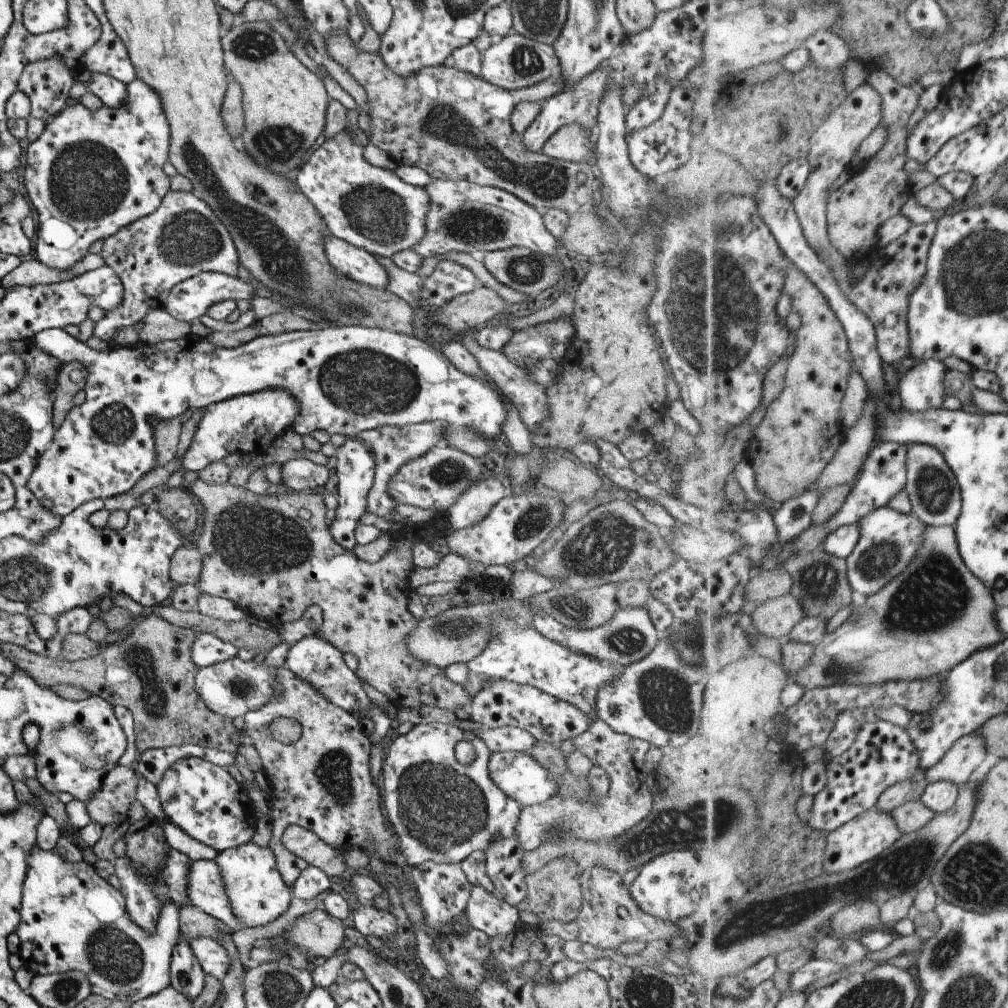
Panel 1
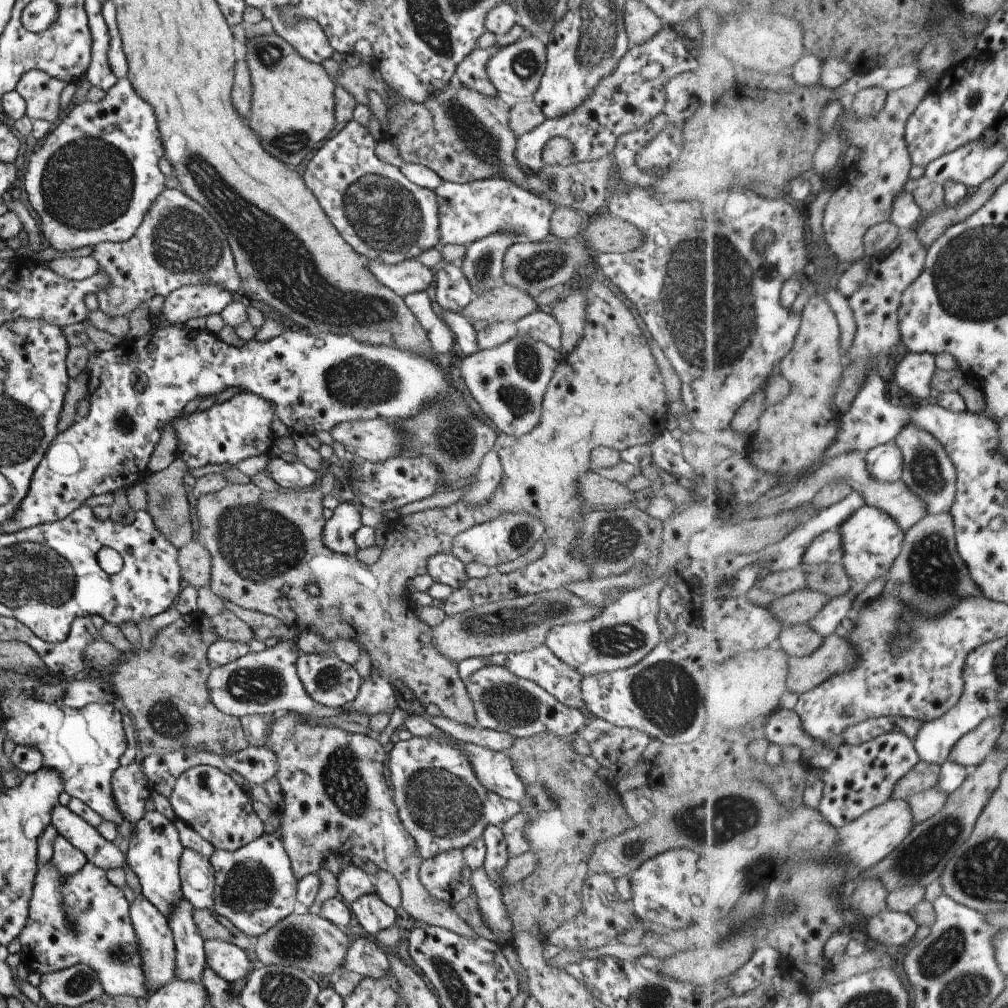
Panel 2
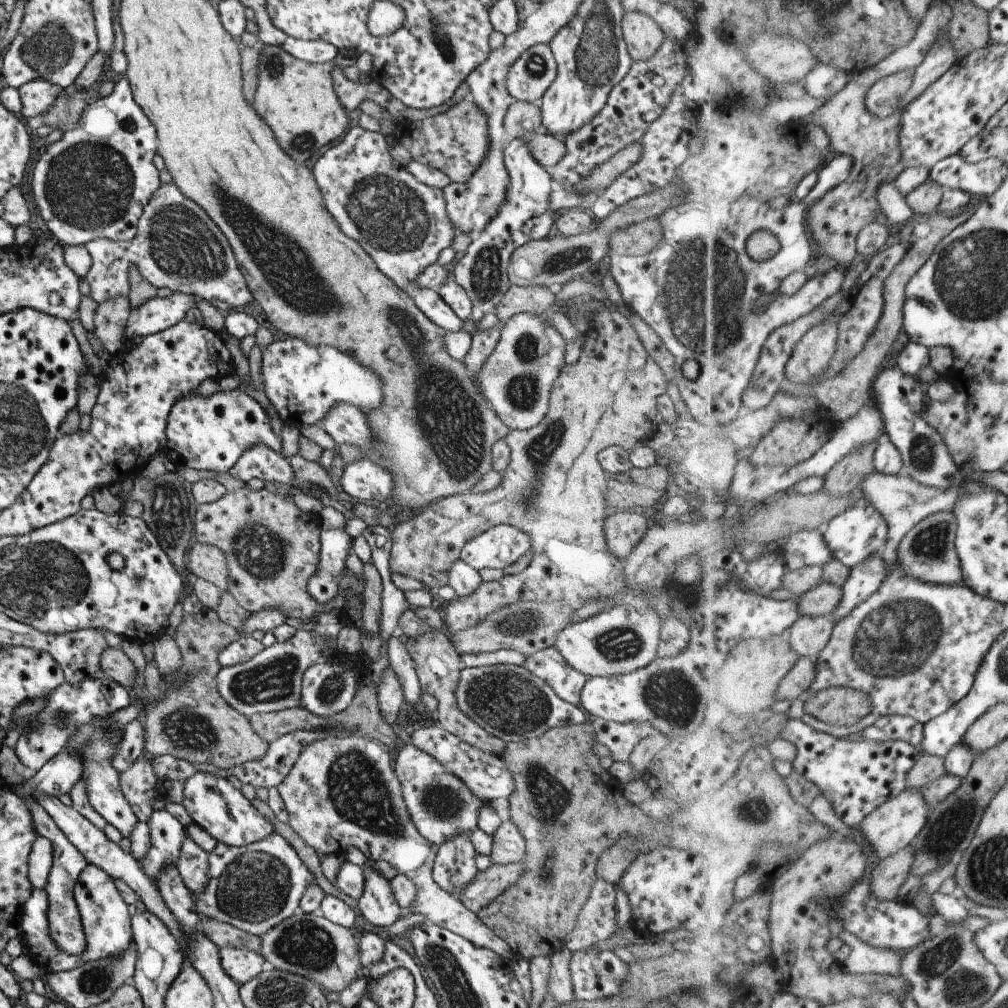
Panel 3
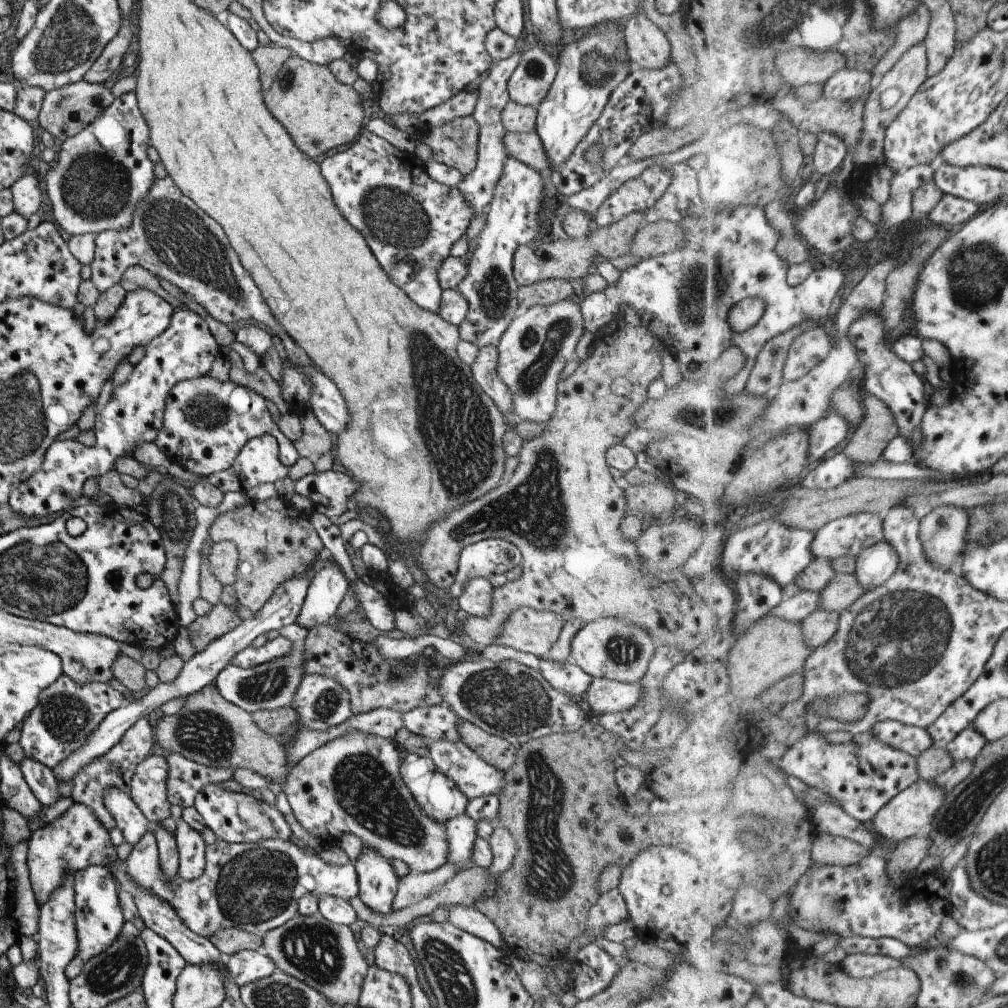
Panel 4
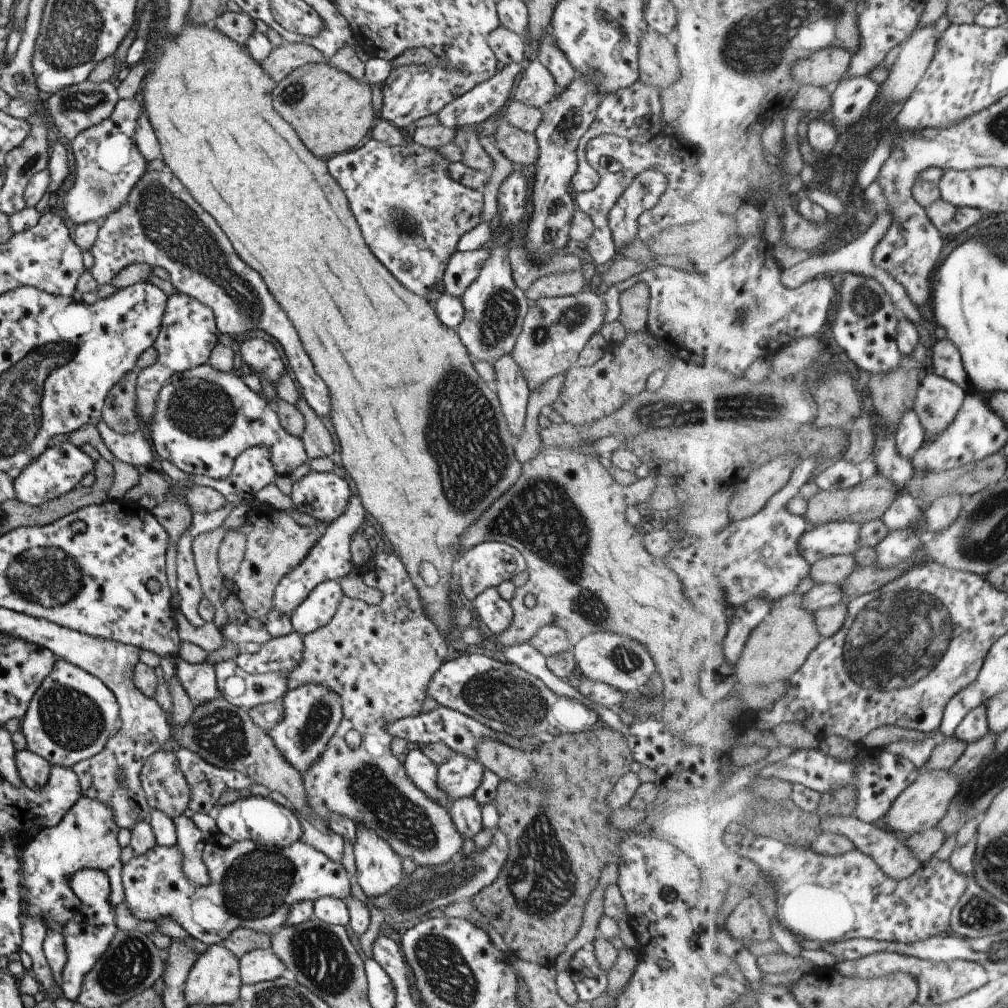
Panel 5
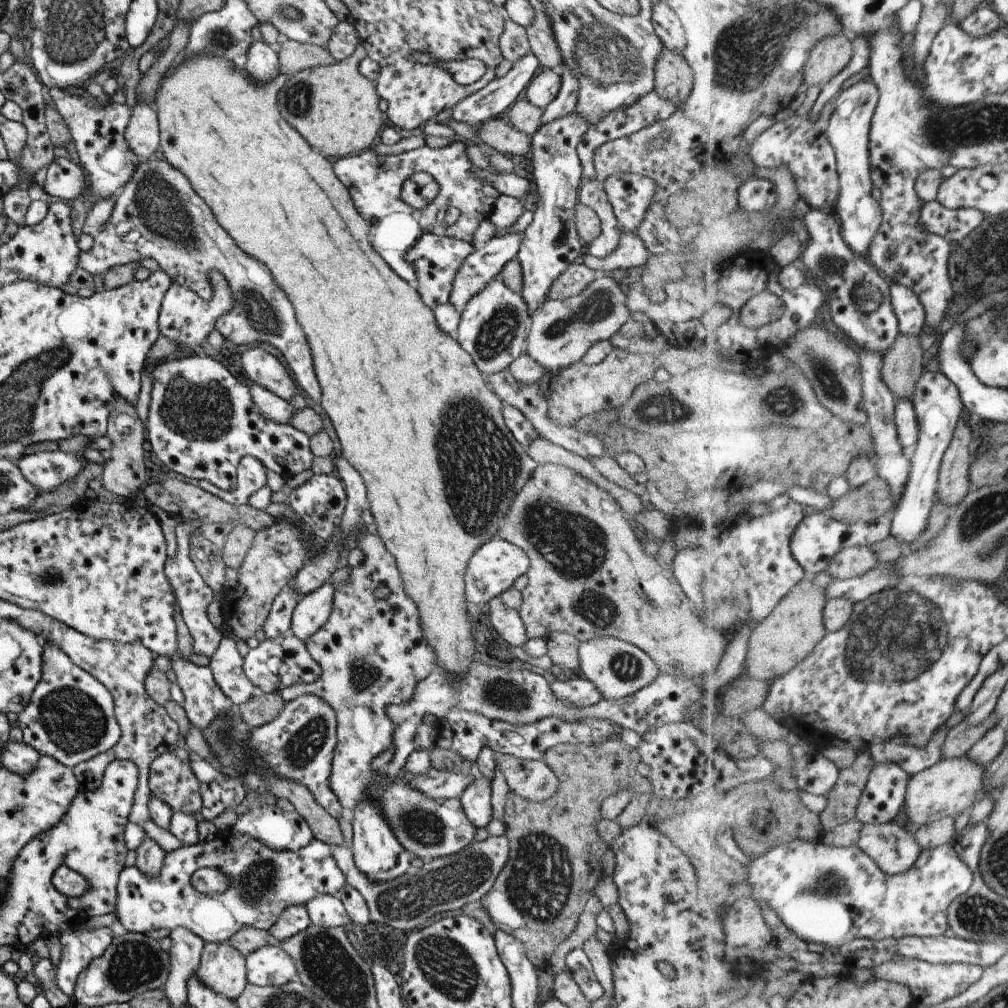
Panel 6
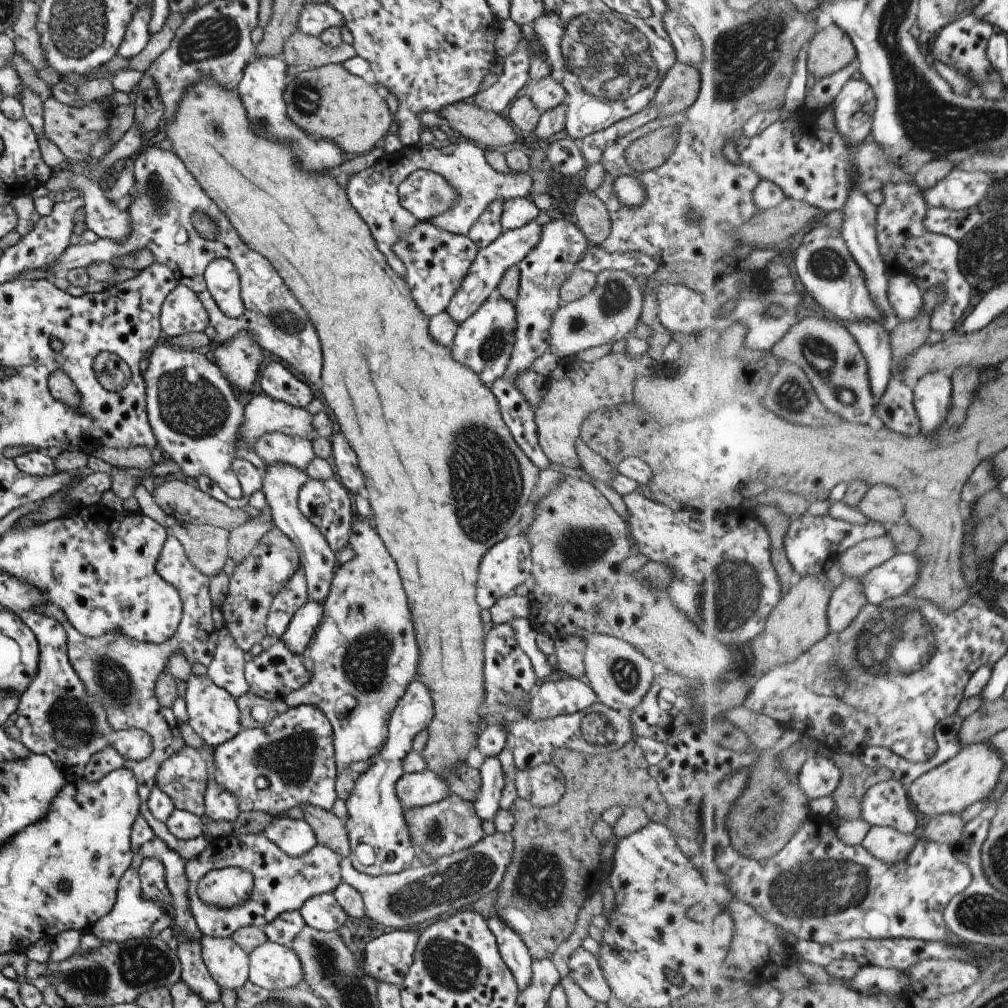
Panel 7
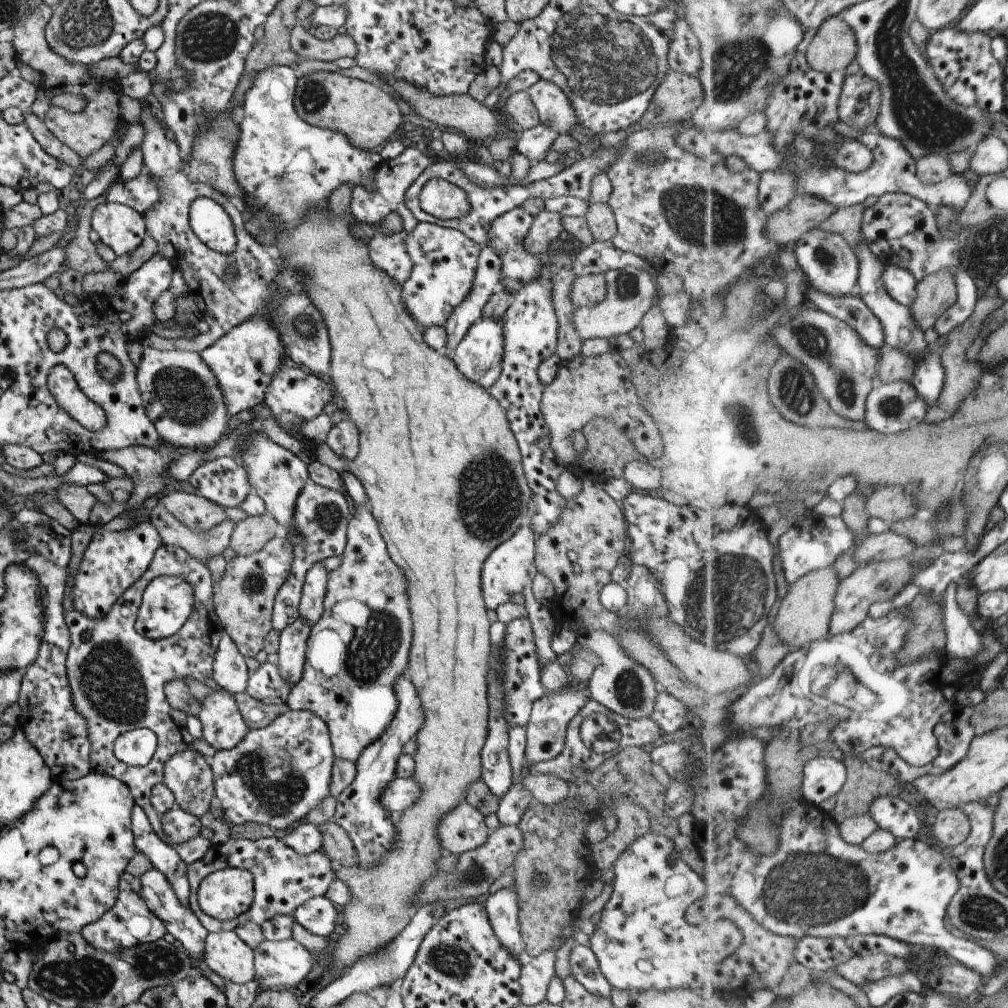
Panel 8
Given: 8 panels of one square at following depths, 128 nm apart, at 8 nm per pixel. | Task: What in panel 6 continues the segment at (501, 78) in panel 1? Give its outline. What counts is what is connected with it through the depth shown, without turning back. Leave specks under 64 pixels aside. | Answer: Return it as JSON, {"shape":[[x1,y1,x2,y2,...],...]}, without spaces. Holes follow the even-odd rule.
{"shape":[[550,69,539,70,526,85,521,98,531,102,540,109,544,109,557,95,560,88,560,79,557,71]]}

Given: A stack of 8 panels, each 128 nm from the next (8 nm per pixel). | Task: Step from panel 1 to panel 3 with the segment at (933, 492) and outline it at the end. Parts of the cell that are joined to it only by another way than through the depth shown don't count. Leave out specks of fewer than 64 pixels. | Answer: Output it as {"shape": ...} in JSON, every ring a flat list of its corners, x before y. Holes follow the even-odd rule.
{"shape":[[897,365,883,369,878,375,873,386,873,397,886,422,886,439,893,442,903,456,903,473,925,487,948,490,955,484,955,476,961,468,950,454,943,436,923,419,922,409,928,401,925,386,917,377,905,375]]}

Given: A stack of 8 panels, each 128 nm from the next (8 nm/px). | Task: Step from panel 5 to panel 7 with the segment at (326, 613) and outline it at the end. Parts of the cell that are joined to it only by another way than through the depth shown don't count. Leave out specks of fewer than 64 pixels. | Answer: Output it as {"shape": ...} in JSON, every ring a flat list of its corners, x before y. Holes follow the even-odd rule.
{"shape":[[307,600,303,606,297,608,287,629,279,638,282,644,288,646,291,653,301,655,309,645,313,634,317,631,323,617,322,604]]}

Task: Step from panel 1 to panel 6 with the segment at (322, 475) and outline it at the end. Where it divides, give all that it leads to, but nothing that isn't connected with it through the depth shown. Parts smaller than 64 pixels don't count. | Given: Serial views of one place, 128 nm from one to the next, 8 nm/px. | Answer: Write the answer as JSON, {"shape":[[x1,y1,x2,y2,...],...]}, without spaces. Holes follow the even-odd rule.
{"shape":[[245,455,239,459,236,466,236,485,231,492,219,490,213,484,209,484,207,480,198,480,198,487,233,506,243,506,243,504,248,504,248,498,253,492,257,492,259,488,266,485,265,472,267,469,259,460]]}

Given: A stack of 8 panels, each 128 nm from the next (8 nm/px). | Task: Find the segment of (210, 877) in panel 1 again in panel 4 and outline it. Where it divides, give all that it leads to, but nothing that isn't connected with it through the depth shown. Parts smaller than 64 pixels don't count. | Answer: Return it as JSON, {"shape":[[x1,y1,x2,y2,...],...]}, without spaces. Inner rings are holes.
{"shape":[[175,819,174,839,178,852,177,874,183,880,193,881,204,871,204,842,183,820]]}

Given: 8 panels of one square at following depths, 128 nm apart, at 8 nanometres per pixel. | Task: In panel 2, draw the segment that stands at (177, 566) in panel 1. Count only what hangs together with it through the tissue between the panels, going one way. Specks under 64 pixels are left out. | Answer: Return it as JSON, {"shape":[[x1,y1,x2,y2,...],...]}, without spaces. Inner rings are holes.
{"shape":[[198,541,187,542,179,549,176,562,183,584,195,588,208,586,210,557]]}

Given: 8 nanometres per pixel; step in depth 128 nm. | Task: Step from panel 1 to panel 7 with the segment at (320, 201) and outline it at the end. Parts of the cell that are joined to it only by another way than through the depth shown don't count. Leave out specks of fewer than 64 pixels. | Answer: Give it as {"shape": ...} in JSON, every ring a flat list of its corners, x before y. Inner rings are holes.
{"shape":[[469,142,444,143,439,150,431,145,402,148,394,155,385,155,372,166,351,174,344,190,351,207,369,228,376,248,383,254,387,265,401,279,405,277,405,266,394,254,394,245,403,239,418,222,407,210,400,206,399,184,418,169,433,172,444,179,453,188,454,200,442,214,423,220,434,228,455,235,467,235,471,225,481,216,485,208,494,201,507,201,514,197,525,197,531,185,528,173,503,174,494,172,484,160,484,152]]}

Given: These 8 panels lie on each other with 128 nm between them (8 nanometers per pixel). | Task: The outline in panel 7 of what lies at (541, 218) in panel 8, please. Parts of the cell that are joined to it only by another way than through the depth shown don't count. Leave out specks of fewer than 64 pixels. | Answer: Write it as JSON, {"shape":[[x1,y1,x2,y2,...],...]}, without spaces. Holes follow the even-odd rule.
{"shape":[[532,221,519,229,503,231,491,244,478,250,465,277,461,280,457,291,453,294,451,301,445,308,445,312,447,312,448,316,456,325,464,322,490,295,492,295,492,291,498,286,499,280,505,273,505,270,511,266,517,265,530,250,537,245,539,238,540,226]]}

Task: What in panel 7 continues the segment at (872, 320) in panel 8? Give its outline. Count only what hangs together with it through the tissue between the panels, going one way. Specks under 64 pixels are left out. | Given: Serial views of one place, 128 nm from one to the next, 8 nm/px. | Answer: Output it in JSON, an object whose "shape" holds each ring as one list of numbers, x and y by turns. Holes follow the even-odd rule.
{"shape":[[869,320,861,323,845,323,845,326,860,345,861,353,868,362,872,394,876,397,876,401,881,401,886,396,893,378,891,330]]}

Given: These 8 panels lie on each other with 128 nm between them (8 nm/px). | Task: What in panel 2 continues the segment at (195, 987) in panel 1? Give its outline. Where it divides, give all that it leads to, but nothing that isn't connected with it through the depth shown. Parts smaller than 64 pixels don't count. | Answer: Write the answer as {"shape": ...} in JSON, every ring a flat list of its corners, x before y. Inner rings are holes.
{"shape":[[183,898,167,918,174,943,174,979,200,983,204,962,204,942,192,922,193,909]]}

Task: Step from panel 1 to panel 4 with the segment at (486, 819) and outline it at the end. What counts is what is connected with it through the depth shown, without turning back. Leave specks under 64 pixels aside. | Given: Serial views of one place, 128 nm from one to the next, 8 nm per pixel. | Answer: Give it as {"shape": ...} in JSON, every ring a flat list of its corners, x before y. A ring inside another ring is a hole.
{"shape":[[418,751,406,754,399,765,399,776,403,780,407,790,411,792,415,804,419,806,419,810,431,818,433,822,443,825,449,818,461,816,466,812,466,804,468,798,465,798,452,780,436,770,433,761,428,756,418,753]]}

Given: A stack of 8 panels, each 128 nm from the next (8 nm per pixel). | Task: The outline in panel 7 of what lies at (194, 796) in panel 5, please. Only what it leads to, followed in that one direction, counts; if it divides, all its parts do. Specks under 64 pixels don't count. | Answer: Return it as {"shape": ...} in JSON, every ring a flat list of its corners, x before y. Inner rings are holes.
{"shape":[[207,780,204,791,204,814,210,821,234,821,239,806,233,794,226,792,215,780]]}

